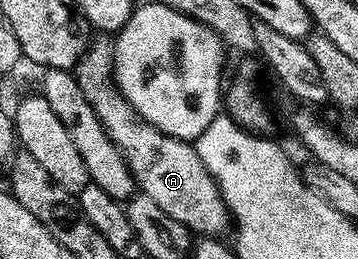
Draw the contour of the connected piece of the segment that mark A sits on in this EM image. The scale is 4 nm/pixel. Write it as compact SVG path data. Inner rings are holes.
M91 40L85 55L78 60L78 64L72 70L75 79L80 83L80 91L84 91L84 99L88 99L88 103L92 103L103 129L112 139L112 143L116 143L116 147L121 151L122 158L128 163L130 173L134 176L135 186L141 192L146 193L148 199L153 199L163 211L168 211L168 215L172 215L172 219L184 223L184 227L188 227L191 234L221 238L222 232L226 228L228 230L231 228L232 218L230 210L227 209L224 199L220 195L218 184L214 182L214 176L208 171L208 167L204 167L197 148L191 142L181 141L160 132L155 125L149 125L127 103L126 98L122 96L112 80L114 75L114 47L109 40L106 41Z

